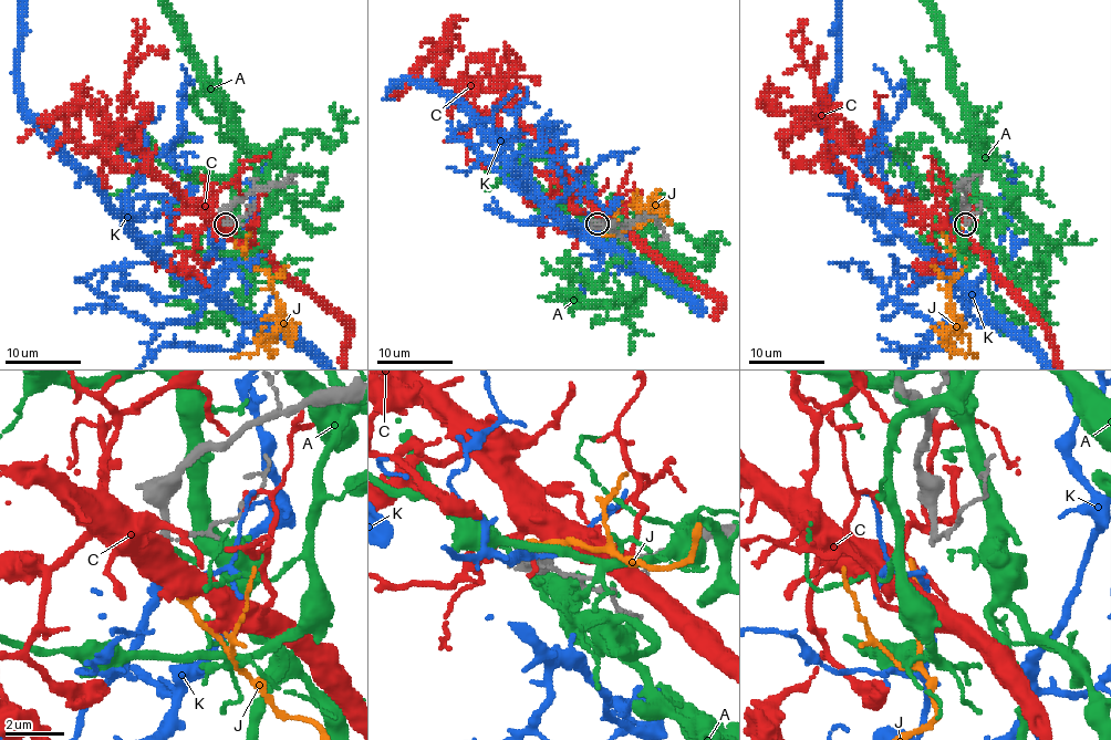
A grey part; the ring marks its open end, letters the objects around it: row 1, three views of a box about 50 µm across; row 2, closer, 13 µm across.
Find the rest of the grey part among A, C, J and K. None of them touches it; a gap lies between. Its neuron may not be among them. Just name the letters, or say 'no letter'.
K

